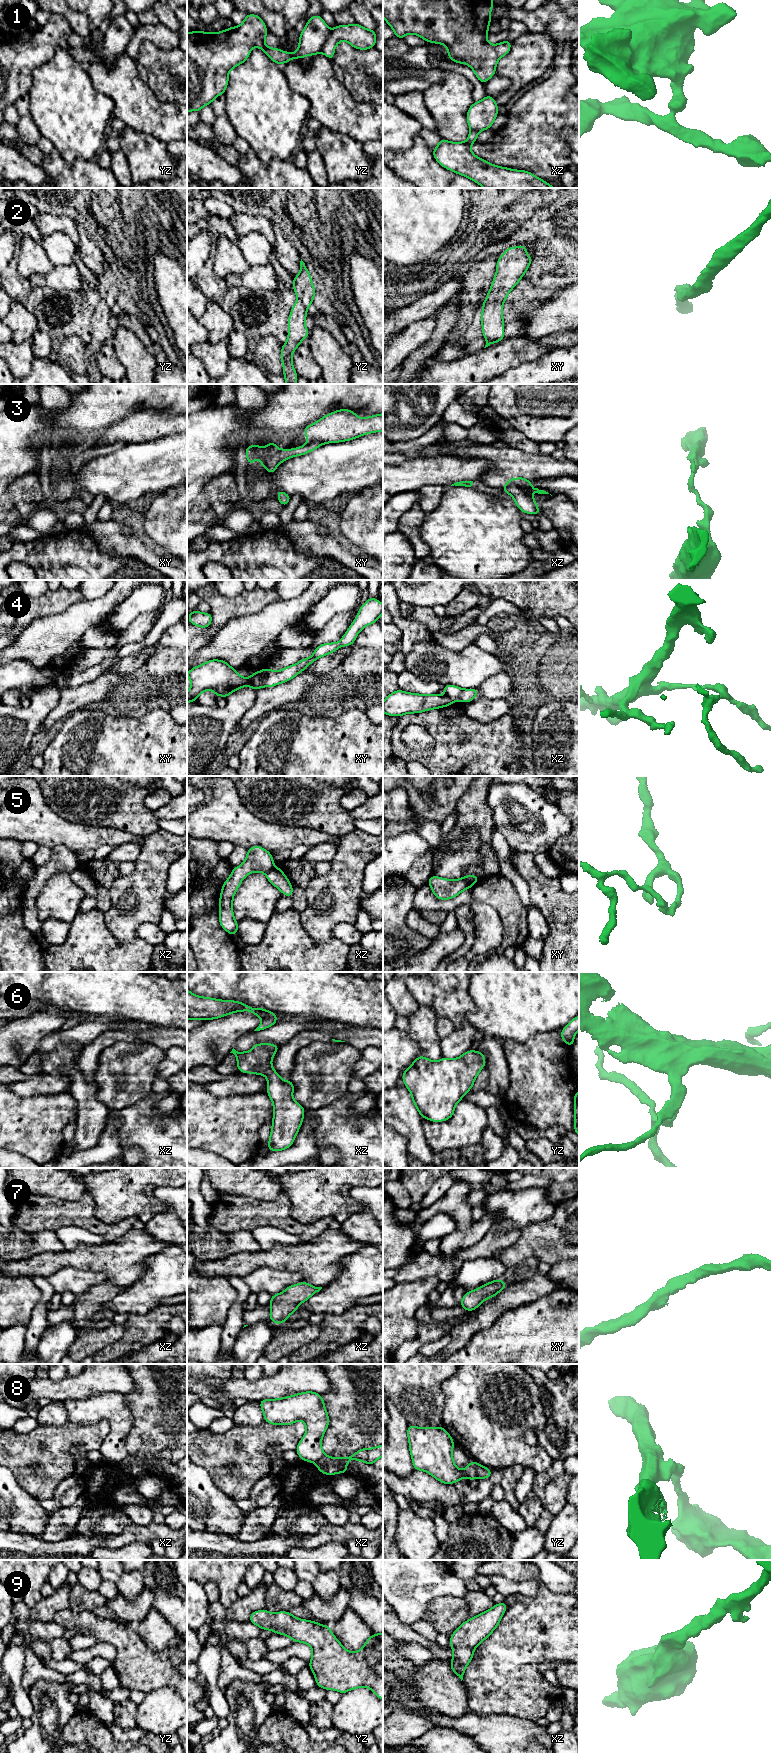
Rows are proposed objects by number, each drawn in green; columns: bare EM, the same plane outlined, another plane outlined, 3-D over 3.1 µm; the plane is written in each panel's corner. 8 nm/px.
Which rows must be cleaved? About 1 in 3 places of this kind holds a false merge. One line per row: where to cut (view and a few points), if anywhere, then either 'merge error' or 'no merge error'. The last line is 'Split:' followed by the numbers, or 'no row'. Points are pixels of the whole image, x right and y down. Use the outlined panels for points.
1: yz (331, 30), (321, 51) | merge error
2: no cut | no merge error
3: xz (509, 480), (527, 493) | merge error
4: xy (250, 677), (252, 687) | merge error
5: xy (463, 877), (469, 887) | merge error
6: no cut | no merge error
7: no cut | no merge error
8: yz (478, 1464), (477, 1478) | merge error
9: no cut | no merge error
Split: 1, 3, 4, 5, 8

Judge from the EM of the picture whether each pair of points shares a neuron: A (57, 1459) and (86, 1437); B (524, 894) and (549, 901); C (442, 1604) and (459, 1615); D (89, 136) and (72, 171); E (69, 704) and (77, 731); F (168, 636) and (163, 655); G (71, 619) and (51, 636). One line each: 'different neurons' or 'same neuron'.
A: same neuron
B: different neurons
C: same neuron
D: different neurons
E: different neurons
F: different neurons
G: same neuron

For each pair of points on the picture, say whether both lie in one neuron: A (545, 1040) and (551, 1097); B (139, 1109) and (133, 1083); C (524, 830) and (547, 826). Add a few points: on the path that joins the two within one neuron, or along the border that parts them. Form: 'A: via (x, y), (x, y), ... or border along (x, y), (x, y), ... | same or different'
A: via (545, 1054), (545, 1083) | same
B: border along (145, 1096), (130, 1105), (115, 1110) | different
C: via (530, 826), (541, 826) | same

